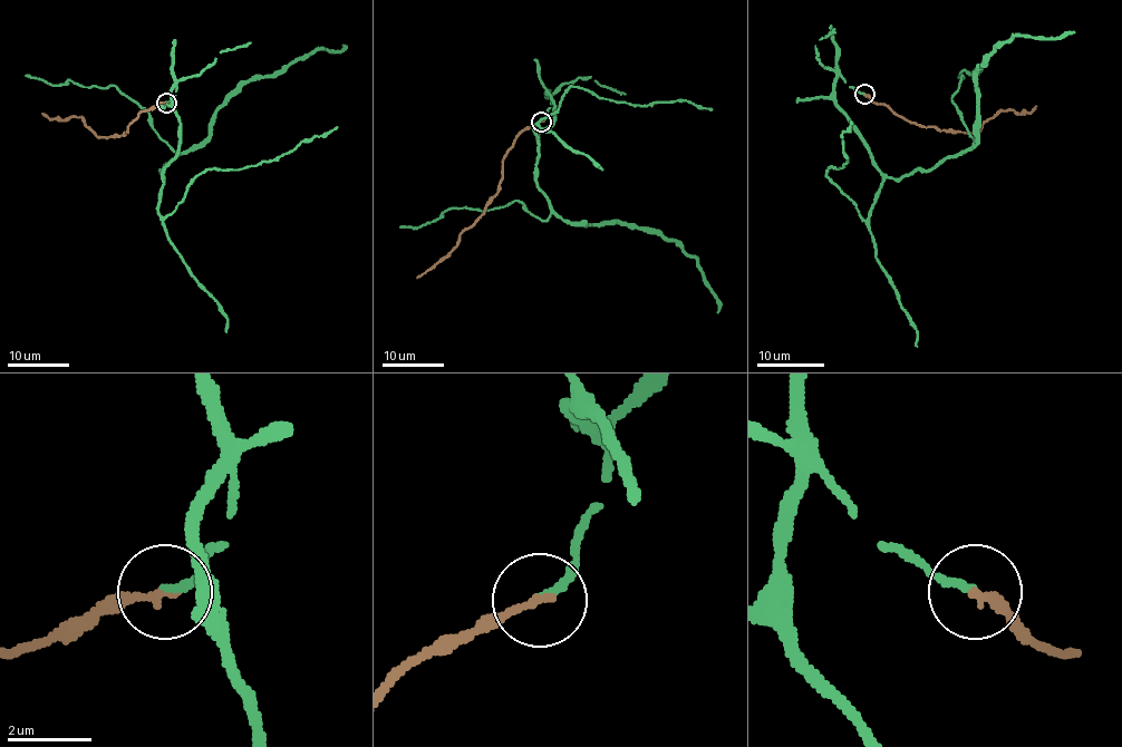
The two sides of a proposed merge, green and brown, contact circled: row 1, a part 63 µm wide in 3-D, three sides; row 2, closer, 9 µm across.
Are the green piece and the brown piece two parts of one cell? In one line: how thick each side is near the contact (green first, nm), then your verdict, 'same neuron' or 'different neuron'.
calibres 180 and 200 nm; same neuron

